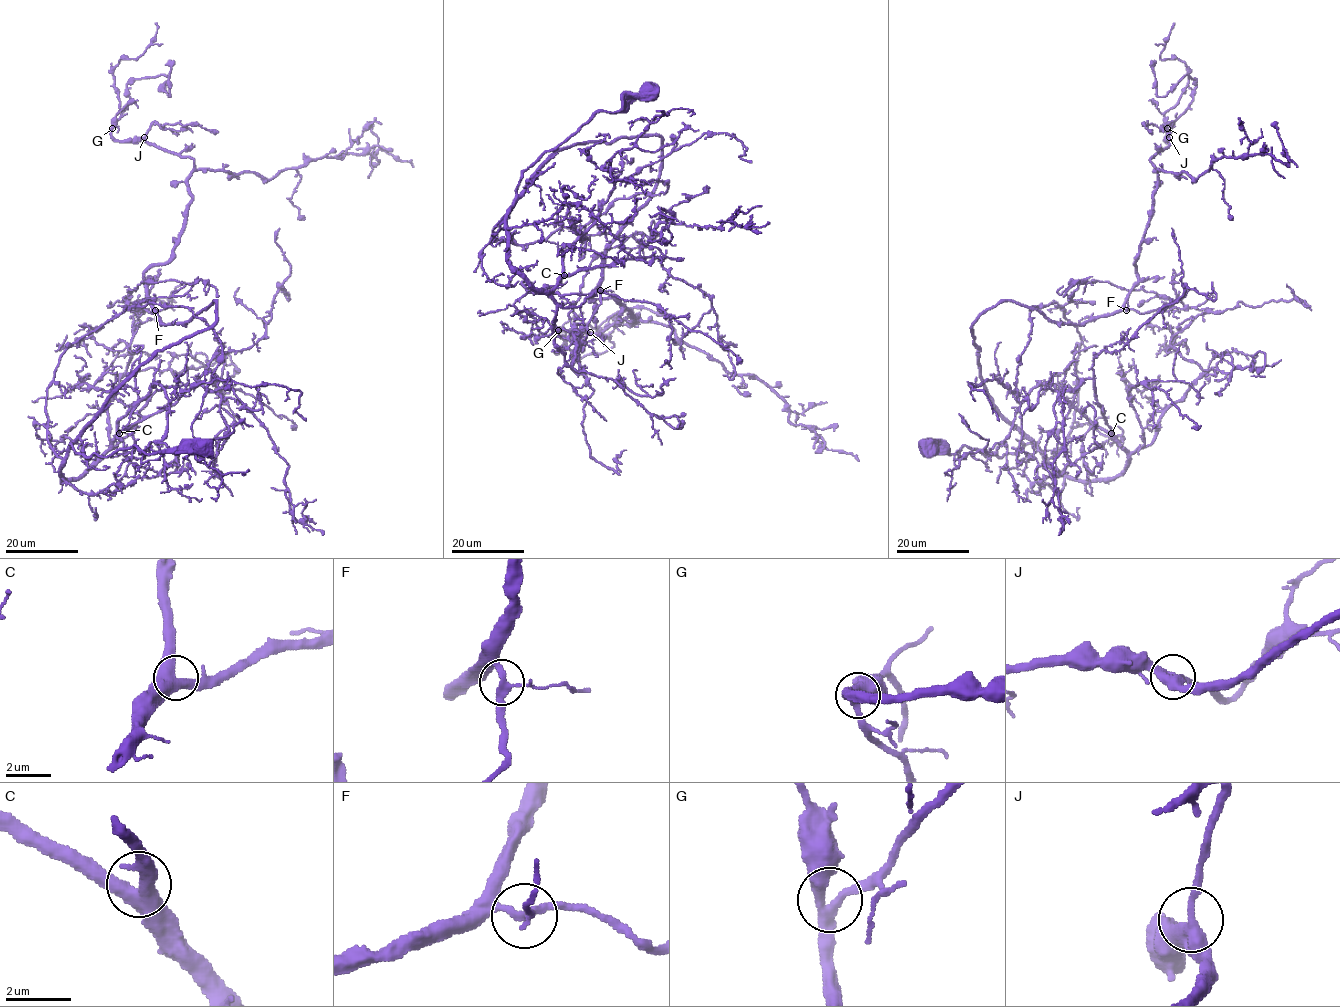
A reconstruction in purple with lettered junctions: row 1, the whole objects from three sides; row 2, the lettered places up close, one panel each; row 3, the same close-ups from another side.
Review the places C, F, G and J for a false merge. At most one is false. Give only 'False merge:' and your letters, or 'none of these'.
False merge: none of these

